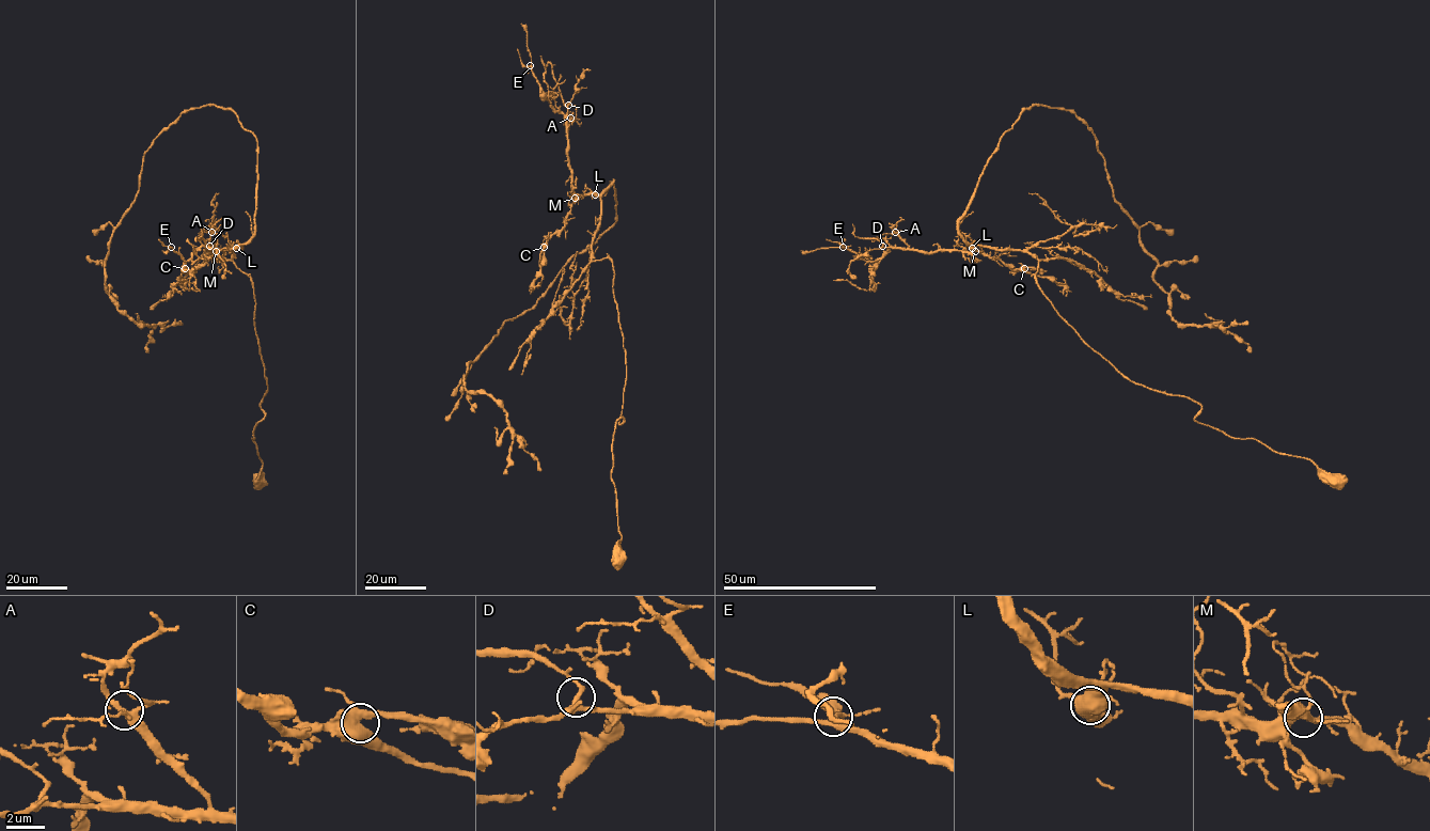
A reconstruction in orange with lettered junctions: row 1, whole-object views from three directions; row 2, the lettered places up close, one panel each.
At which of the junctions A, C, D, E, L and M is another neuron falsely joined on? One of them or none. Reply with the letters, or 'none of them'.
none of them

